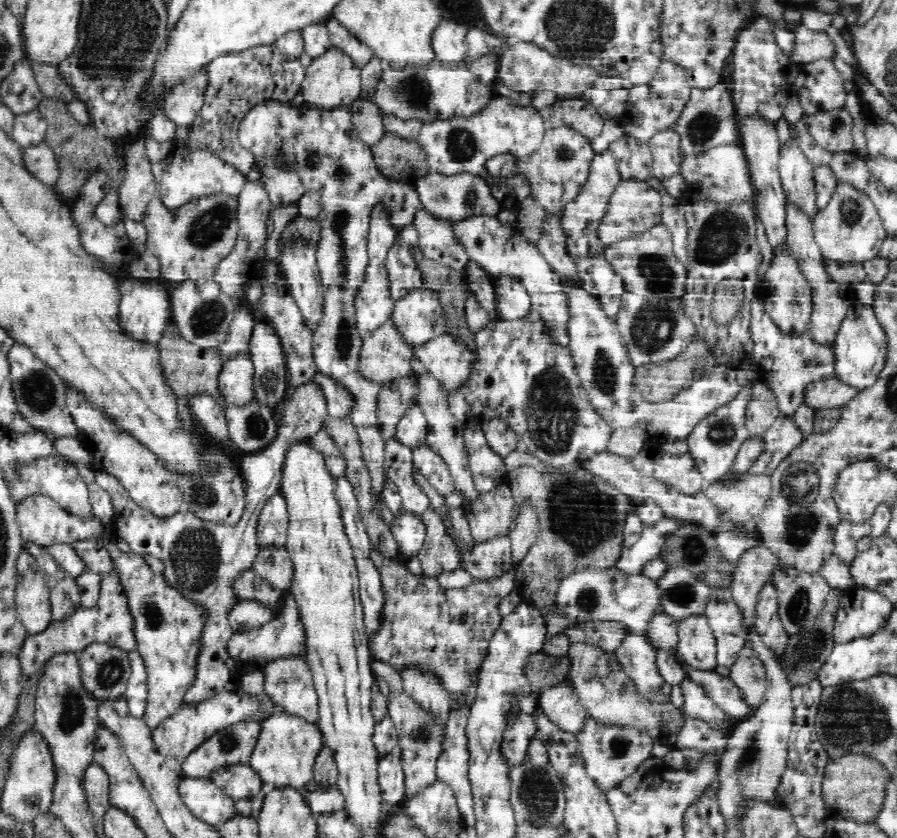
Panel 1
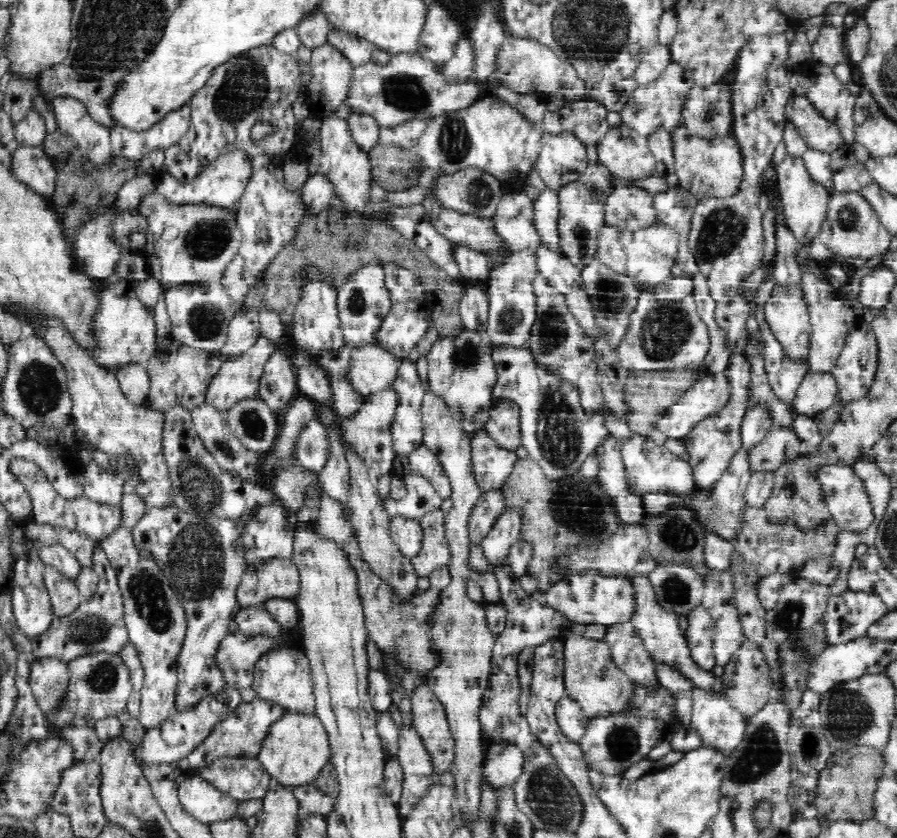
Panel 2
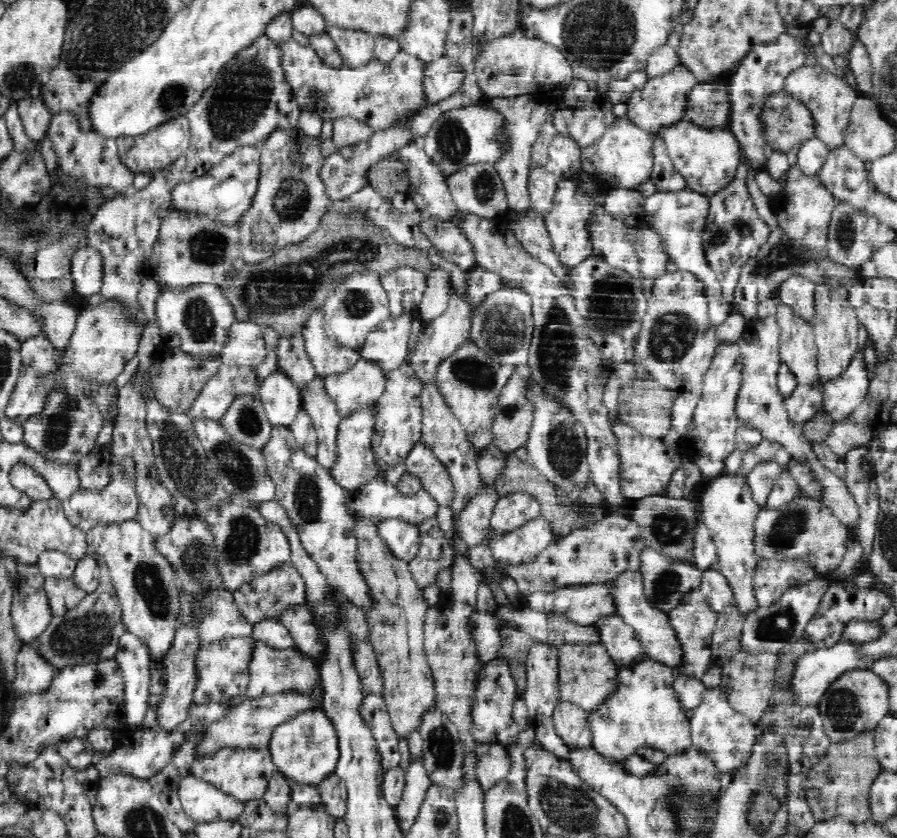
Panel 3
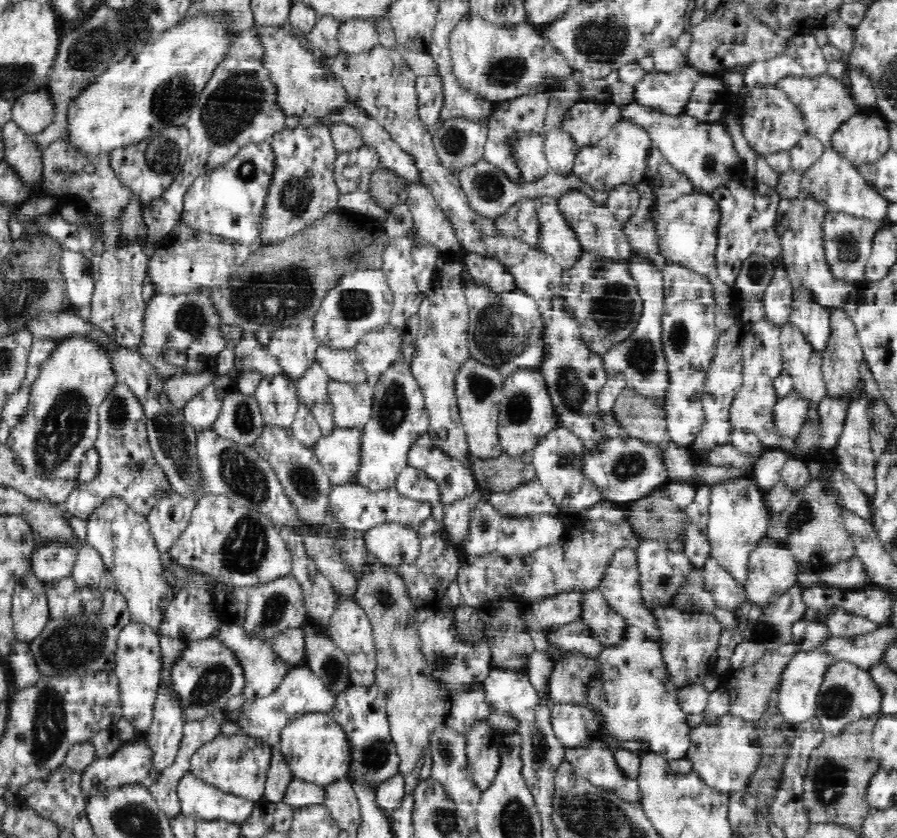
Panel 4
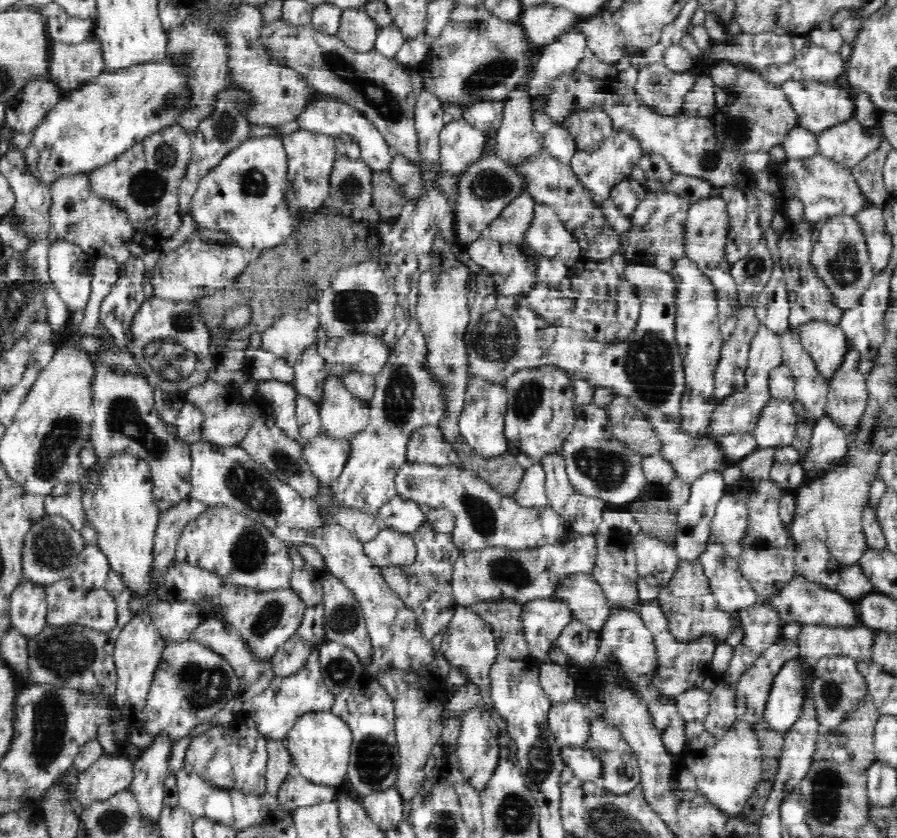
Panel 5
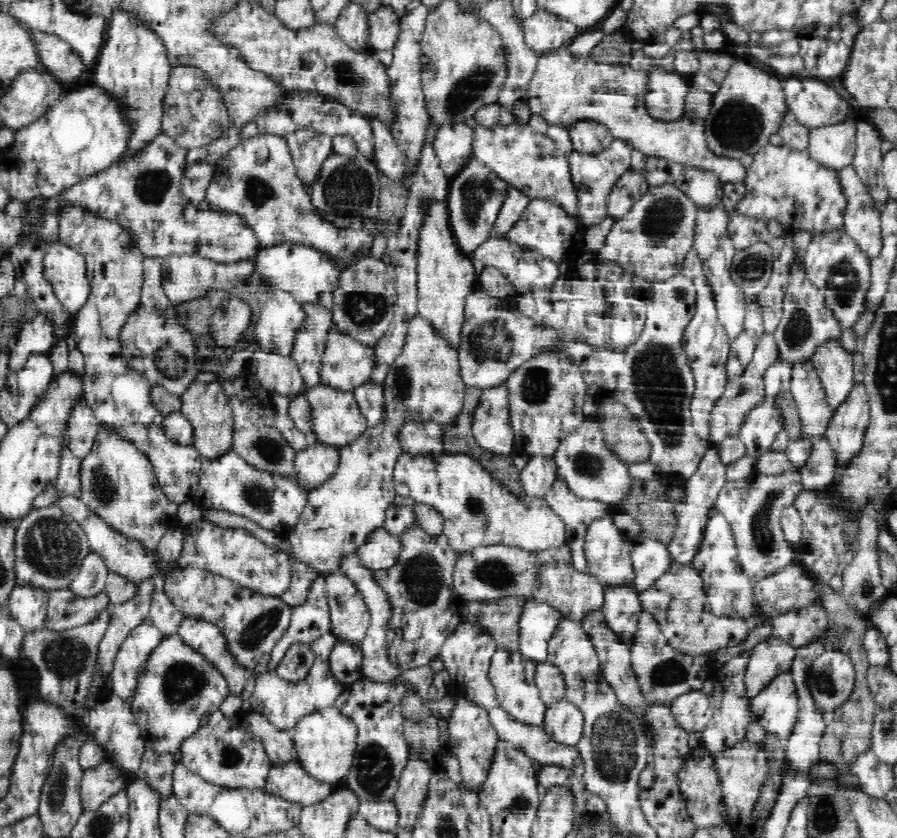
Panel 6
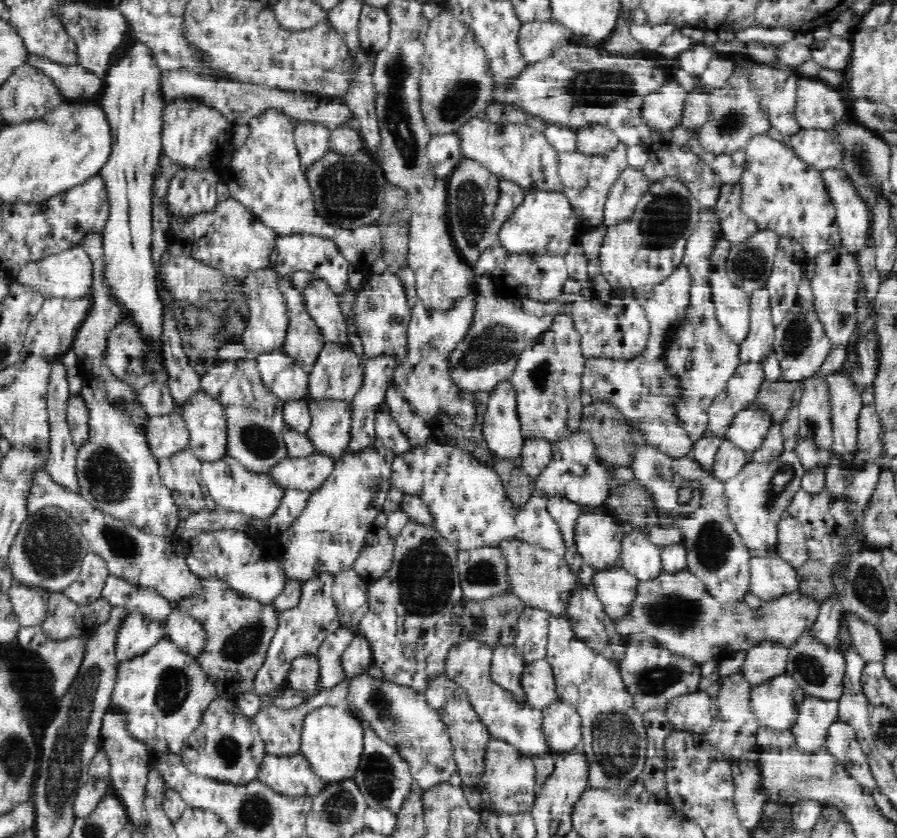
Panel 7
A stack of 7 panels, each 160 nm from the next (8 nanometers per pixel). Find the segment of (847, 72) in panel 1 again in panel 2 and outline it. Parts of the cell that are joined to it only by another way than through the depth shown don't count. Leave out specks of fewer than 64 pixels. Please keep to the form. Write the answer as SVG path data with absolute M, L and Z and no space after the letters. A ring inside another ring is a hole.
M822 27L813 43L812 62L834 68L836 65L848 61L846 52L844 52L846 31L845 27Z

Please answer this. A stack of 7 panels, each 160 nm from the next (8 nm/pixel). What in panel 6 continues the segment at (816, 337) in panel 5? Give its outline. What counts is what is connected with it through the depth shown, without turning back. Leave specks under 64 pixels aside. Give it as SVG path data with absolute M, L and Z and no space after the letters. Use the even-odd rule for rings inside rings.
M830 340L818 348L812 363L821 378L827 403L834 413L854 390L852 354L846 352L837 340Z

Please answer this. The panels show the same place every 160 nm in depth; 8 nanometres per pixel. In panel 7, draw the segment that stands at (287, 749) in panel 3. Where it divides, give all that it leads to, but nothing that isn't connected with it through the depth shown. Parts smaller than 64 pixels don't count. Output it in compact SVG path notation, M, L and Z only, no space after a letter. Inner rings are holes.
M345 704L315 708L304 718L300 753L310 761L312 771L323 781L337 783L352 779L364 752L364 729L359 718Z

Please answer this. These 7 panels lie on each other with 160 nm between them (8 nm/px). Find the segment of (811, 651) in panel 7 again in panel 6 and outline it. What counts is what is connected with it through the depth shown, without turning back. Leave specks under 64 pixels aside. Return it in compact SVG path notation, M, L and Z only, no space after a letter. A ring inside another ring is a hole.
M830 648L815 656L806 672L808 690L816 708L830 713L843 705L852 694L855 669L851 658Z

